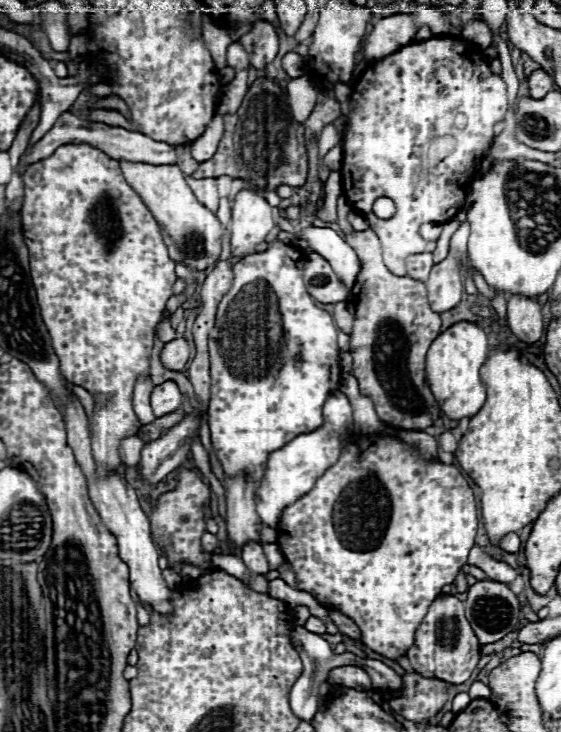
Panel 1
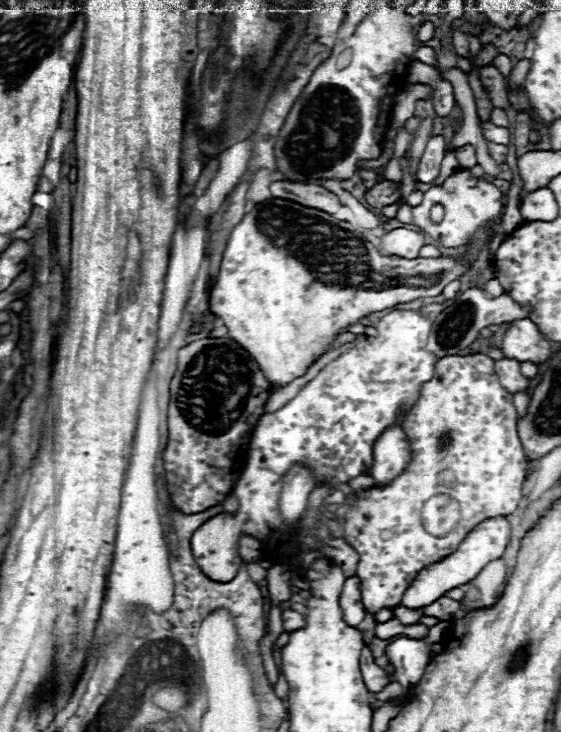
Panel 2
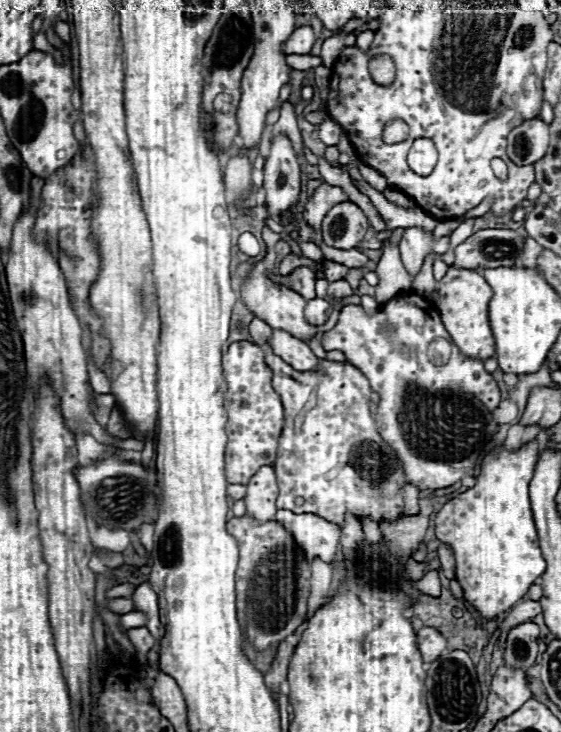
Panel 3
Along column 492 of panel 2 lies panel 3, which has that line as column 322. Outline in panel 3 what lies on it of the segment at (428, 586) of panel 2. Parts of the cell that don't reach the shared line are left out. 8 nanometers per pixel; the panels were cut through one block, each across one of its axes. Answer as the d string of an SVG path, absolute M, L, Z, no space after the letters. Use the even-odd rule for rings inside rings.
M278 510L276 520L286 526L294 540L304 548L306 560L320 558L324 562L336 560L340 542L340 528L316 514L294 514L290 510Z

